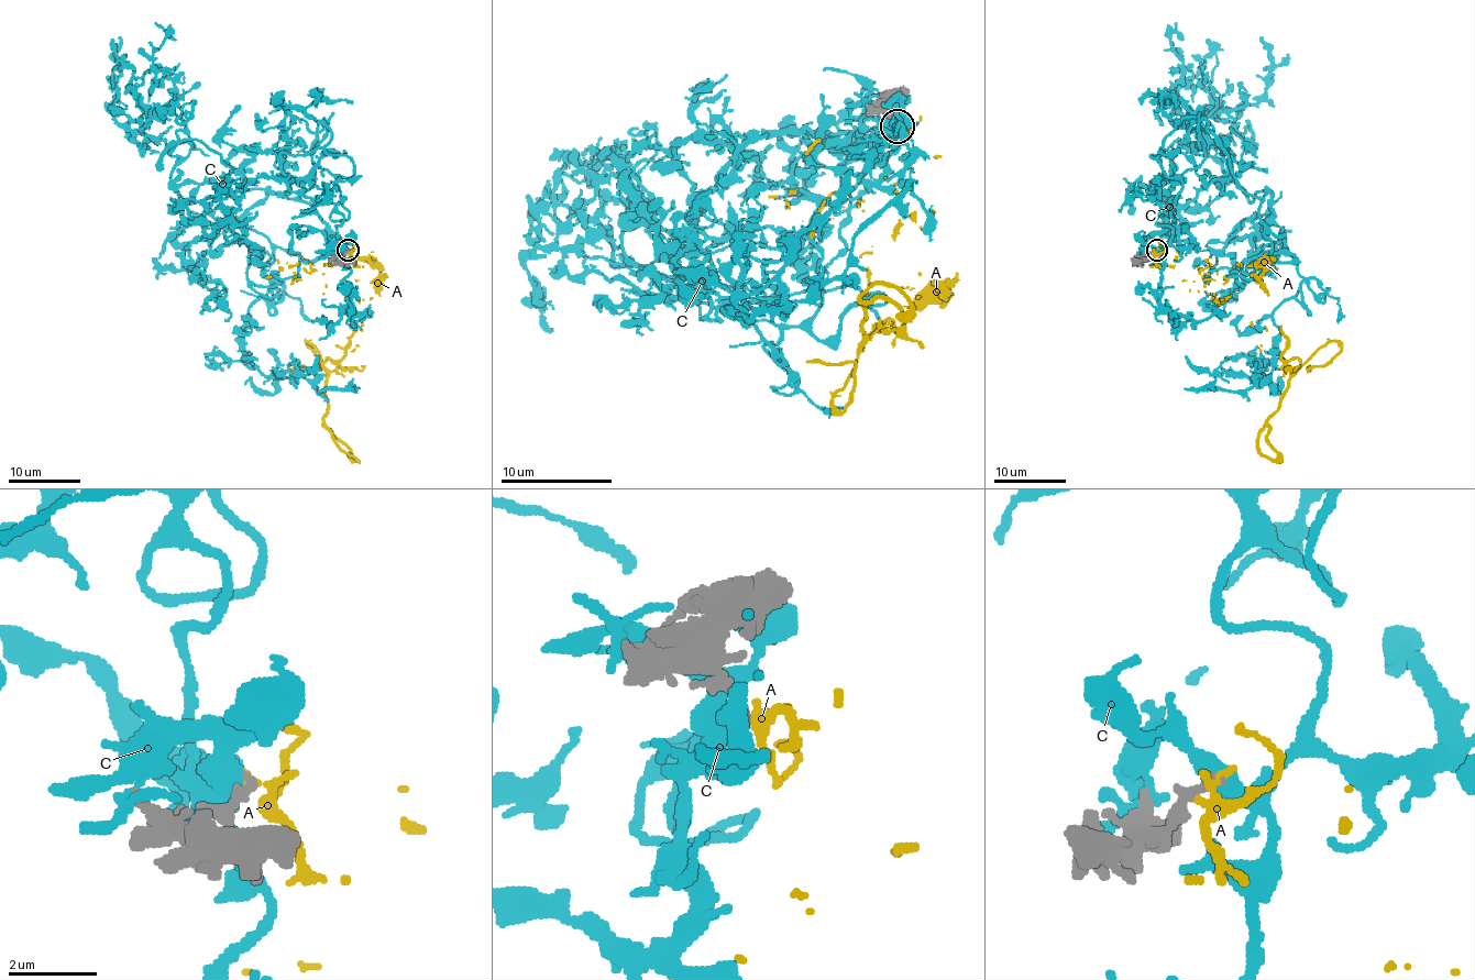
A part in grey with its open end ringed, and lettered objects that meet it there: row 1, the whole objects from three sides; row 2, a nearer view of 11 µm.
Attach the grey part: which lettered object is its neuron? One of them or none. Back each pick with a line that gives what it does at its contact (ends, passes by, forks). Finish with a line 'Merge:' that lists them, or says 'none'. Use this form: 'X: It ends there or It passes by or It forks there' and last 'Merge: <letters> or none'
Merge: none

